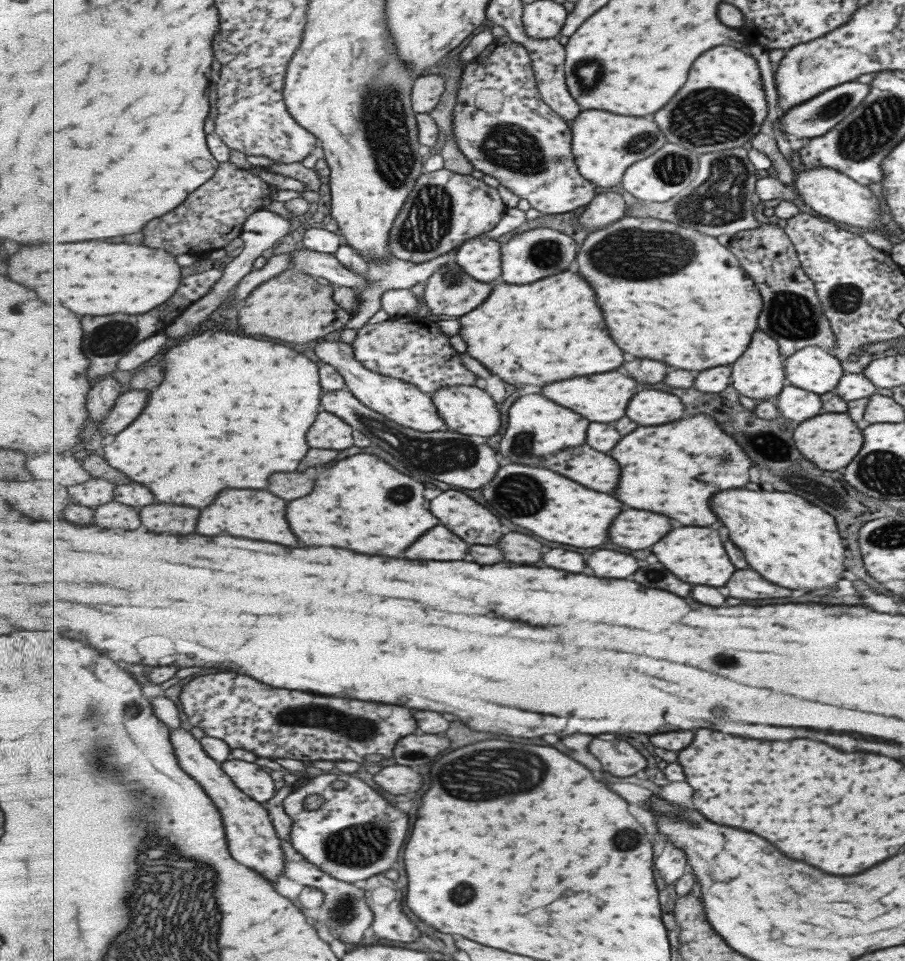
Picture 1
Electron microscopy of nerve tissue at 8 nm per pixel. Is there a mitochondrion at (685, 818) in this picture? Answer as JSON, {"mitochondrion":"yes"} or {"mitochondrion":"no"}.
{"mitochondrion":"yes"}

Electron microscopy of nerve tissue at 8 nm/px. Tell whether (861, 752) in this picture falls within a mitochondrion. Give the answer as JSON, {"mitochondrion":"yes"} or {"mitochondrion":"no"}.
{"mitochondrion":"no"}

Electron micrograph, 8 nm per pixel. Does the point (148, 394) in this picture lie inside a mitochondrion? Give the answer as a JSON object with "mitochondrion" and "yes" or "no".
{"mitochondrion":"no"}

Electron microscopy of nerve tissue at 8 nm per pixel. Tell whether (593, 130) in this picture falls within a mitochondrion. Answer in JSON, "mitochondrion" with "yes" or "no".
{"mitochondrion":"no"}

